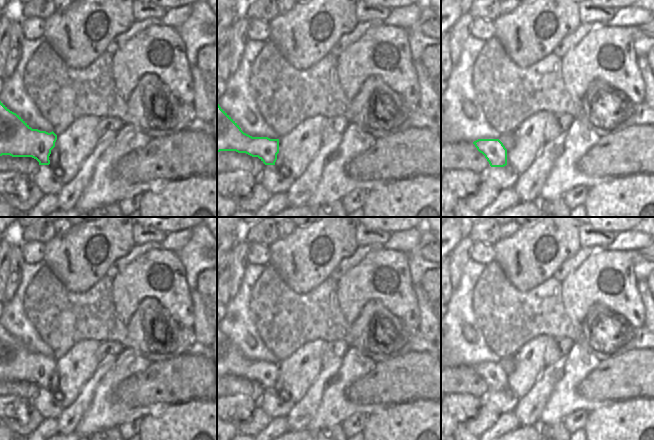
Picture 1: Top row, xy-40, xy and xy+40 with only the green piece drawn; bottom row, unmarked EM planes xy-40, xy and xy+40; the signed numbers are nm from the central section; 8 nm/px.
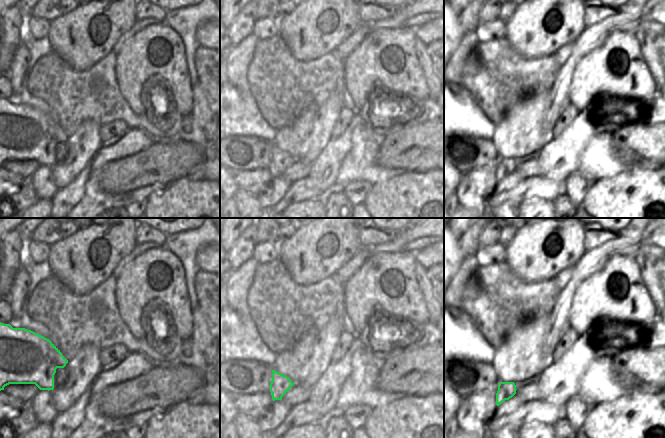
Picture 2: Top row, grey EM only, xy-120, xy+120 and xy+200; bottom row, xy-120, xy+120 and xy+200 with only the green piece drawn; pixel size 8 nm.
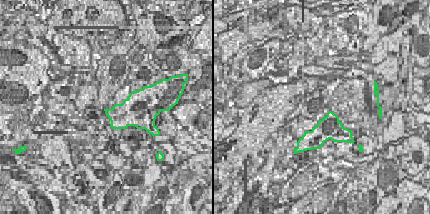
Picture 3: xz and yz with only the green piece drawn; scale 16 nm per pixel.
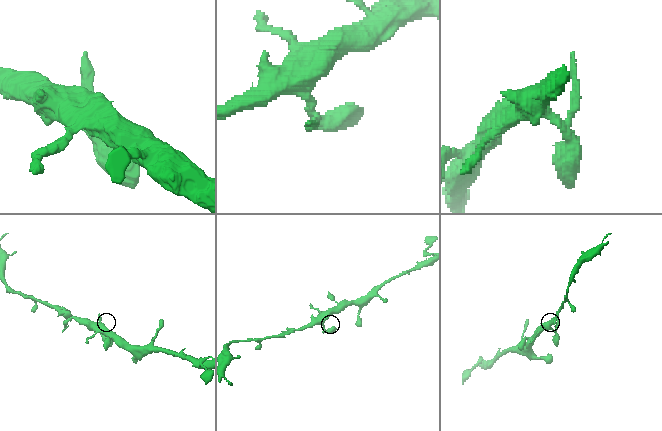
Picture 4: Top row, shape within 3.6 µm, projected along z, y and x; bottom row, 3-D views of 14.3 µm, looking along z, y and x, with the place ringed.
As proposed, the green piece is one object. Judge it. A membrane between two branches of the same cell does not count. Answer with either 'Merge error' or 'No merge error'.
No merge error

